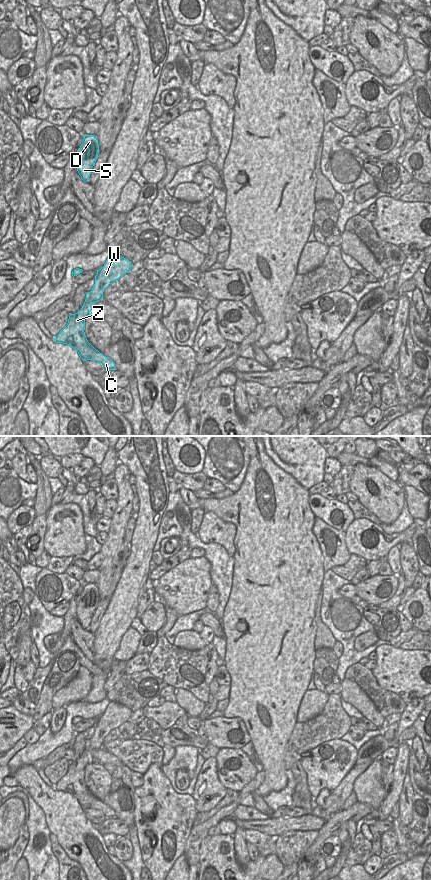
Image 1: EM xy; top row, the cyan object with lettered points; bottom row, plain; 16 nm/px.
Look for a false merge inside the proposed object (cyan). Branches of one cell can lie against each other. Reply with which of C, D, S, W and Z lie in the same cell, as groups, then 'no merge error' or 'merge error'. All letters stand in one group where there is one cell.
C D S W Z; no merge error

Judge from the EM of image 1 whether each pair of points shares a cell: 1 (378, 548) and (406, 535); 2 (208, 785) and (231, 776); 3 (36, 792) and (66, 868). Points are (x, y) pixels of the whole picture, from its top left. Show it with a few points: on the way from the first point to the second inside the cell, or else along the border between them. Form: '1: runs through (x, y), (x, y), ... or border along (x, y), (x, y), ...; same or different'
1: runs through (385, 542), (391, 542), (399, 538); same
2: border along (214, 757), (218, 780), (226, 789); different
3: border along (50, 832), (55, 836), (66, 855); different

